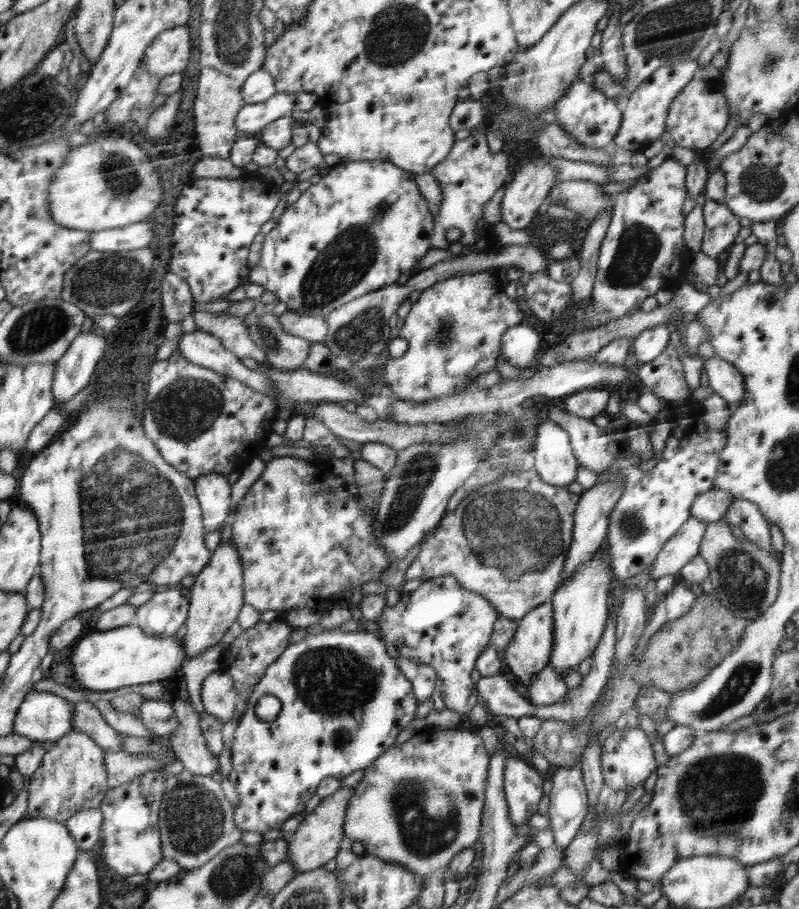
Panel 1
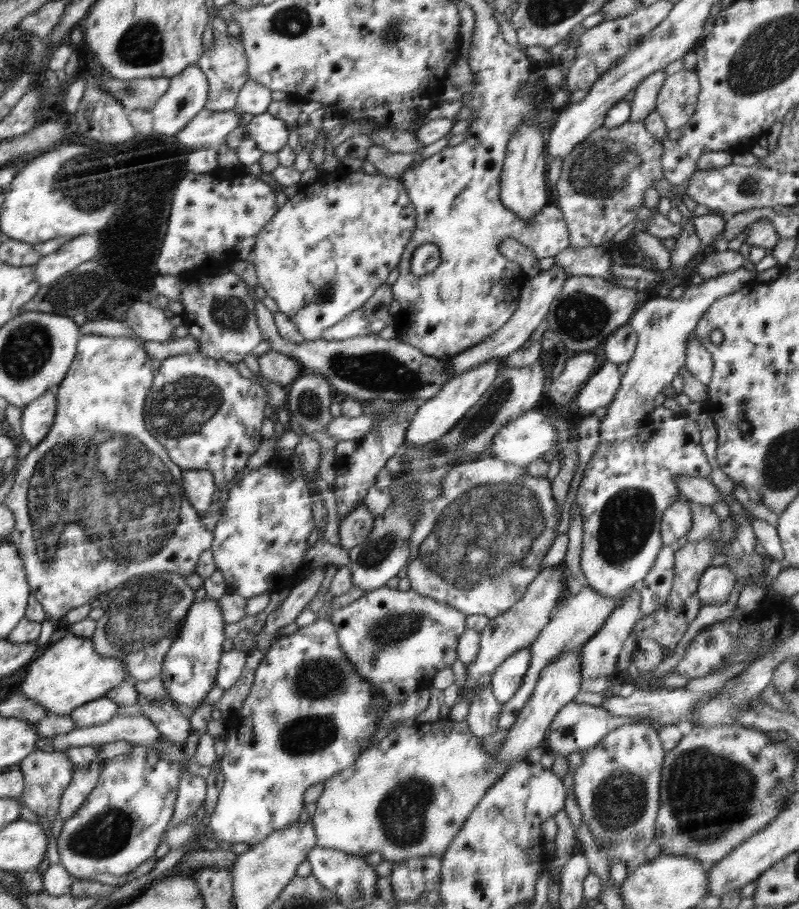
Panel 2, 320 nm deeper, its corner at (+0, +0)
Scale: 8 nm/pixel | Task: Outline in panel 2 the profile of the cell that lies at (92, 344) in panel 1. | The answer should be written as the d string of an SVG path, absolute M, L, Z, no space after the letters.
M56 389L49 390L36 401L22 408L20 430L31 449L36 449L42 439L48 436L53 427L56 410Z

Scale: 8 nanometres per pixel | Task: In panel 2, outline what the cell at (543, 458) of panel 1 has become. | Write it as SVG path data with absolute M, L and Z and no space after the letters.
M528 409L524 414L510 420L500 434L490 444L490 457L508 462L515 466L527 467L533 461L541 459L552 449L557 449L558 432L554 428L550 416L536 409Z

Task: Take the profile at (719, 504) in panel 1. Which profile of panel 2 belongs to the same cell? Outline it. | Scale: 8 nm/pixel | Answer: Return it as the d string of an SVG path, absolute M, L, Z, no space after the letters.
M676 502L668 506L662 514L661 539L664 545L675 546L677 540L691 529L692 513L690 505Z

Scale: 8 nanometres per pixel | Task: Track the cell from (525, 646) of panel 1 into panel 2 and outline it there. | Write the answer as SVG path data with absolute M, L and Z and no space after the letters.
M529 646L513 652L491 673L491 689L498 702L510 702L522 684L531 659Z

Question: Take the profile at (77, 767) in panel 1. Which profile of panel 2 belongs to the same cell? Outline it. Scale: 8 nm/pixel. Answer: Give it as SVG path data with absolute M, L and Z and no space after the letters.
M36 748L34 752L20 762L19 767L24 779L23 793L20 795L21 802L26 808L38 814L40 818L46 818L48 822L52 822L56 813L59 812L61 798L64 796L70 781L73 780L76 766L69 761L63 751L50 753Z

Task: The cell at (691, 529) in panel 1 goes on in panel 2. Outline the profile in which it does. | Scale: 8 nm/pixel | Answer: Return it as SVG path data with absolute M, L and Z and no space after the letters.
M640 584L631 586L629 590L624 591L622 594L615 596L614 598L604 598L600 596L595 590L586 586L582 588L577 594L568 597L561 608L551 612L550 620L548 624L540 631L538 638L529 645L531 659L528 670L524 675L522 684L517 690L517 693L512 697L512 700L508 703L504 703L502 712L499 714L497 727L500 730L507 731L514 722L517 721L518 714L522 712L522 708L528 702L530 695L534 692L535 684L538 682L541 670L544 670L545 666L548 666L551 662L557 660L557 658L565 652L570 652L592 638L599 628L604 624L607 616L610 616L613 608L619 605L619 602L627 597L634 589L640 590Z

